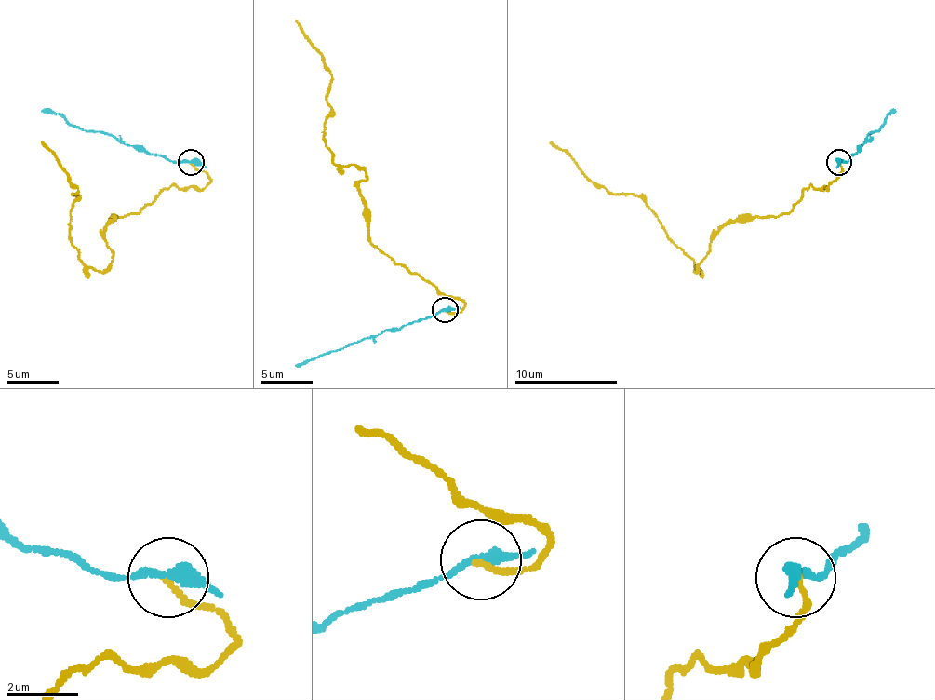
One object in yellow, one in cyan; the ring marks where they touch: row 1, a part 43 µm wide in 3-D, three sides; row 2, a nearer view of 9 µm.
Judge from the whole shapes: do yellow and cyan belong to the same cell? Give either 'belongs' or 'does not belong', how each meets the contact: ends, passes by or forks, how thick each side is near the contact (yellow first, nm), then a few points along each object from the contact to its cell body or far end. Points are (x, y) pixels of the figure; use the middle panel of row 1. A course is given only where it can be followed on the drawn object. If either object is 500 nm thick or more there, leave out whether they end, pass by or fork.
does not belong | yellow ends | cyan passes by | 160/280 nm | yellow via (444, 309), (465, 303), (369, 239), (367, 175), (334, 162), (323, 139), (331, 70), (295, 20) | cyan via (444, 309), (408, 322), (398, 329), (388, 329), (295, 366)

